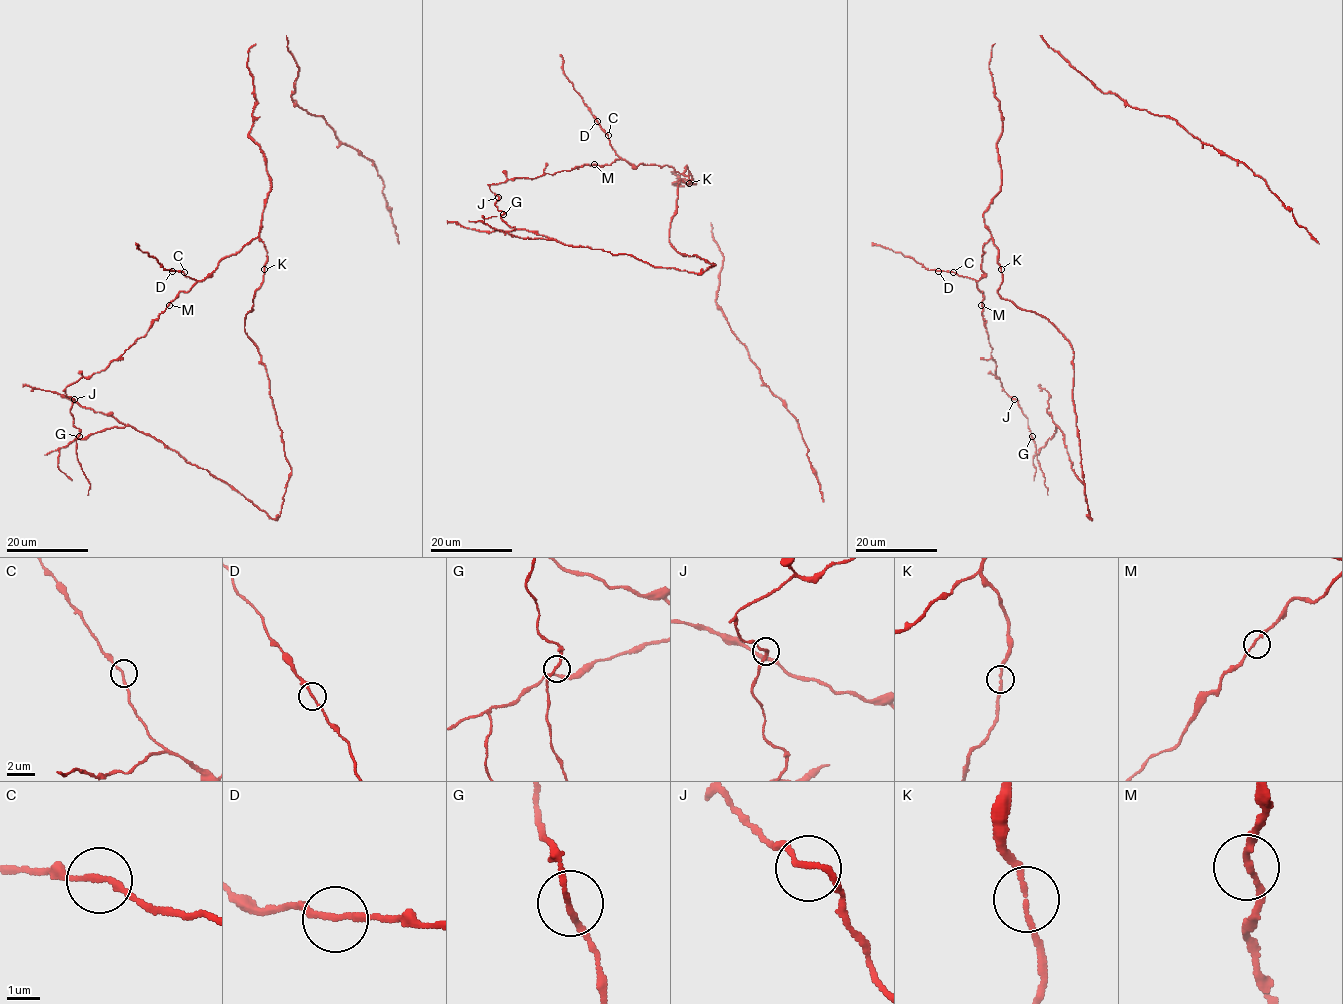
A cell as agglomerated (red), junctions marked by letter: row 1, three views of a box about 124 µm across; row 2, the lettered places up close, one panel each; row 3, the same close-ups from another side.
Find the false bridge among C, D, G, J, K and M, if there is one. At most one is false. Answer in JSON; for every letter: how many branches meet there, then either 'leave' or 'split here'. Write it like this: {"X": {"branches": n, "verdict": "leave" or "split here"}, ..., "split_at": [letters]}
{"C": {"branches": 2, "verdict": "leave"}, "D": {"branches": 2, "verdict": "leave"}, "G": {"branches": 2, "verdict": "leave"}, "J": {"branches": 2, "verdict": "leave"}, "K": {"branches": 2, "verdict": "leave"}, "M": {"branches": 2, "verdict": "leave"}, "split_at": []}

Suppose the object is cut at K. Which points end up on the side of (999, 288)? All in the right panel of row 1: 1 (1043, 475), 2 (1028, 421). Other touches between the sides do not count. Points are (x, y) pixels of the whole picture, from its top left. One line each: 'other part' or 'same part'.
1: other part
2: other part

